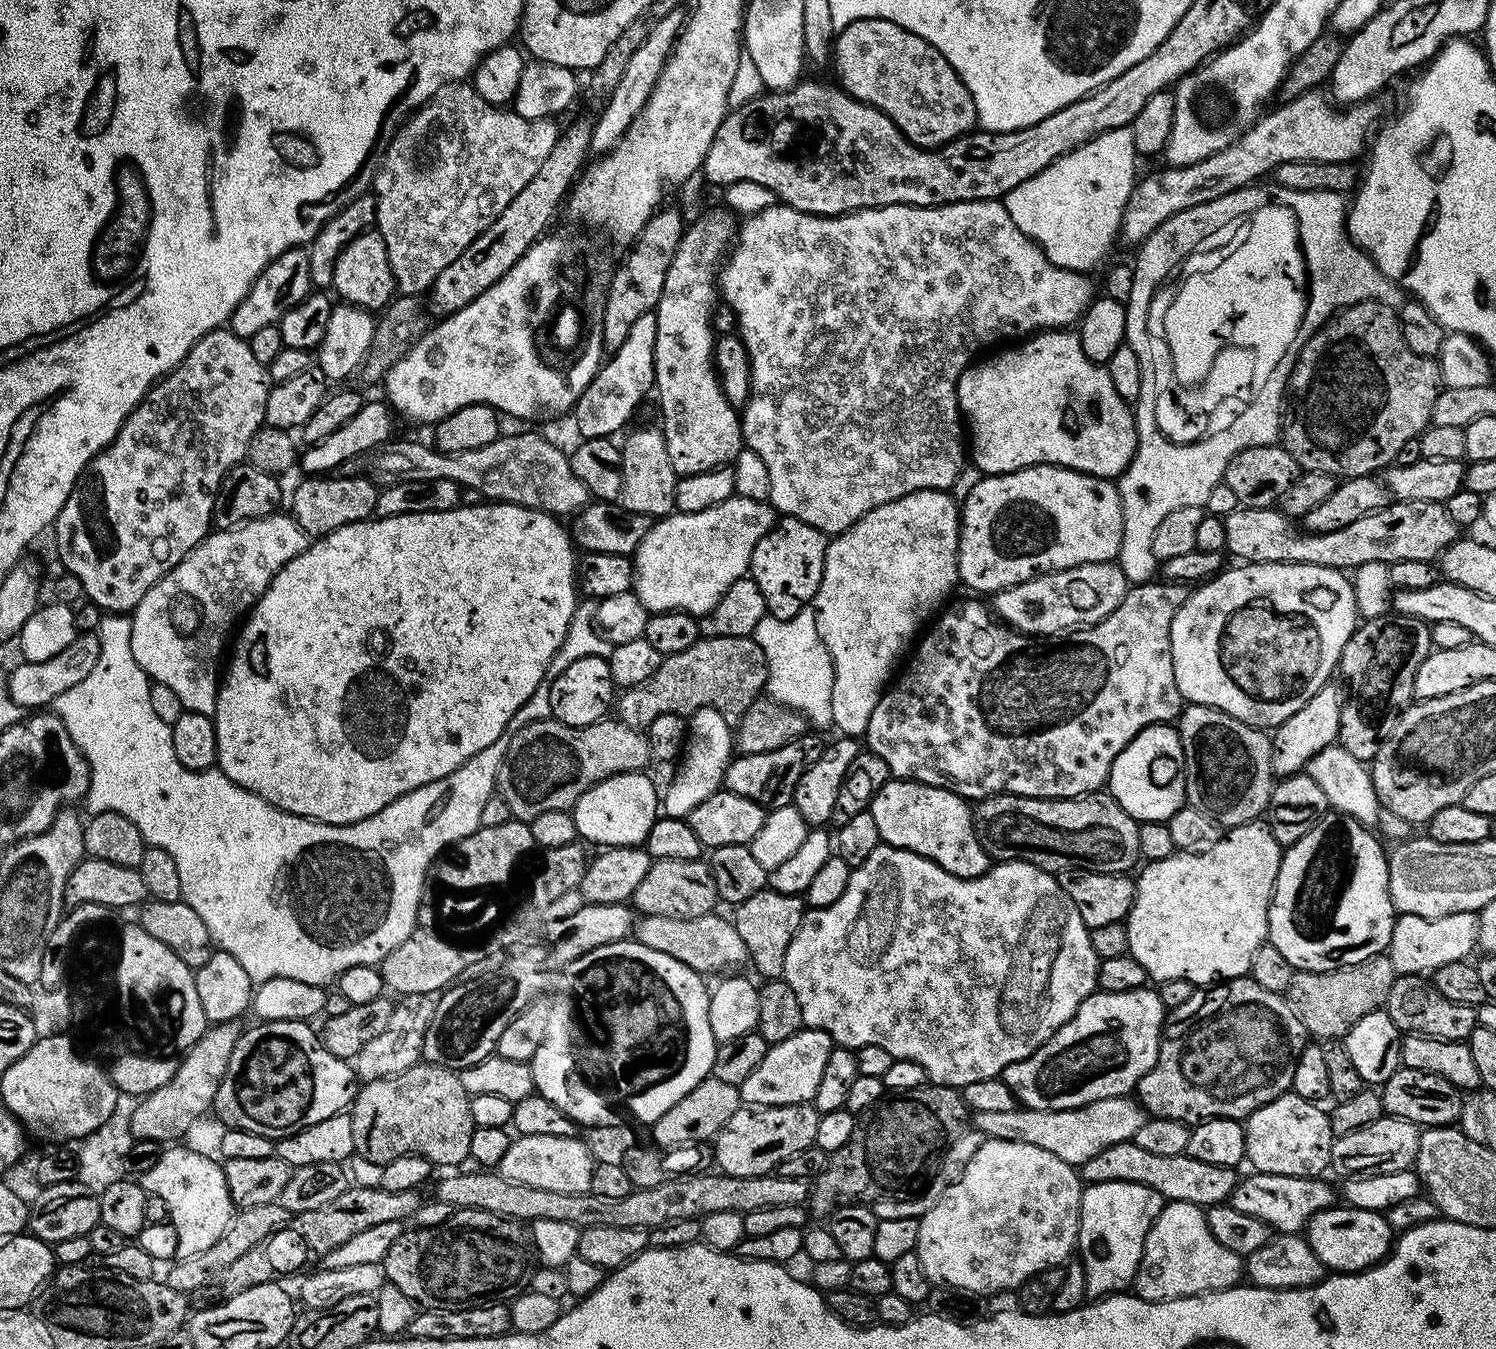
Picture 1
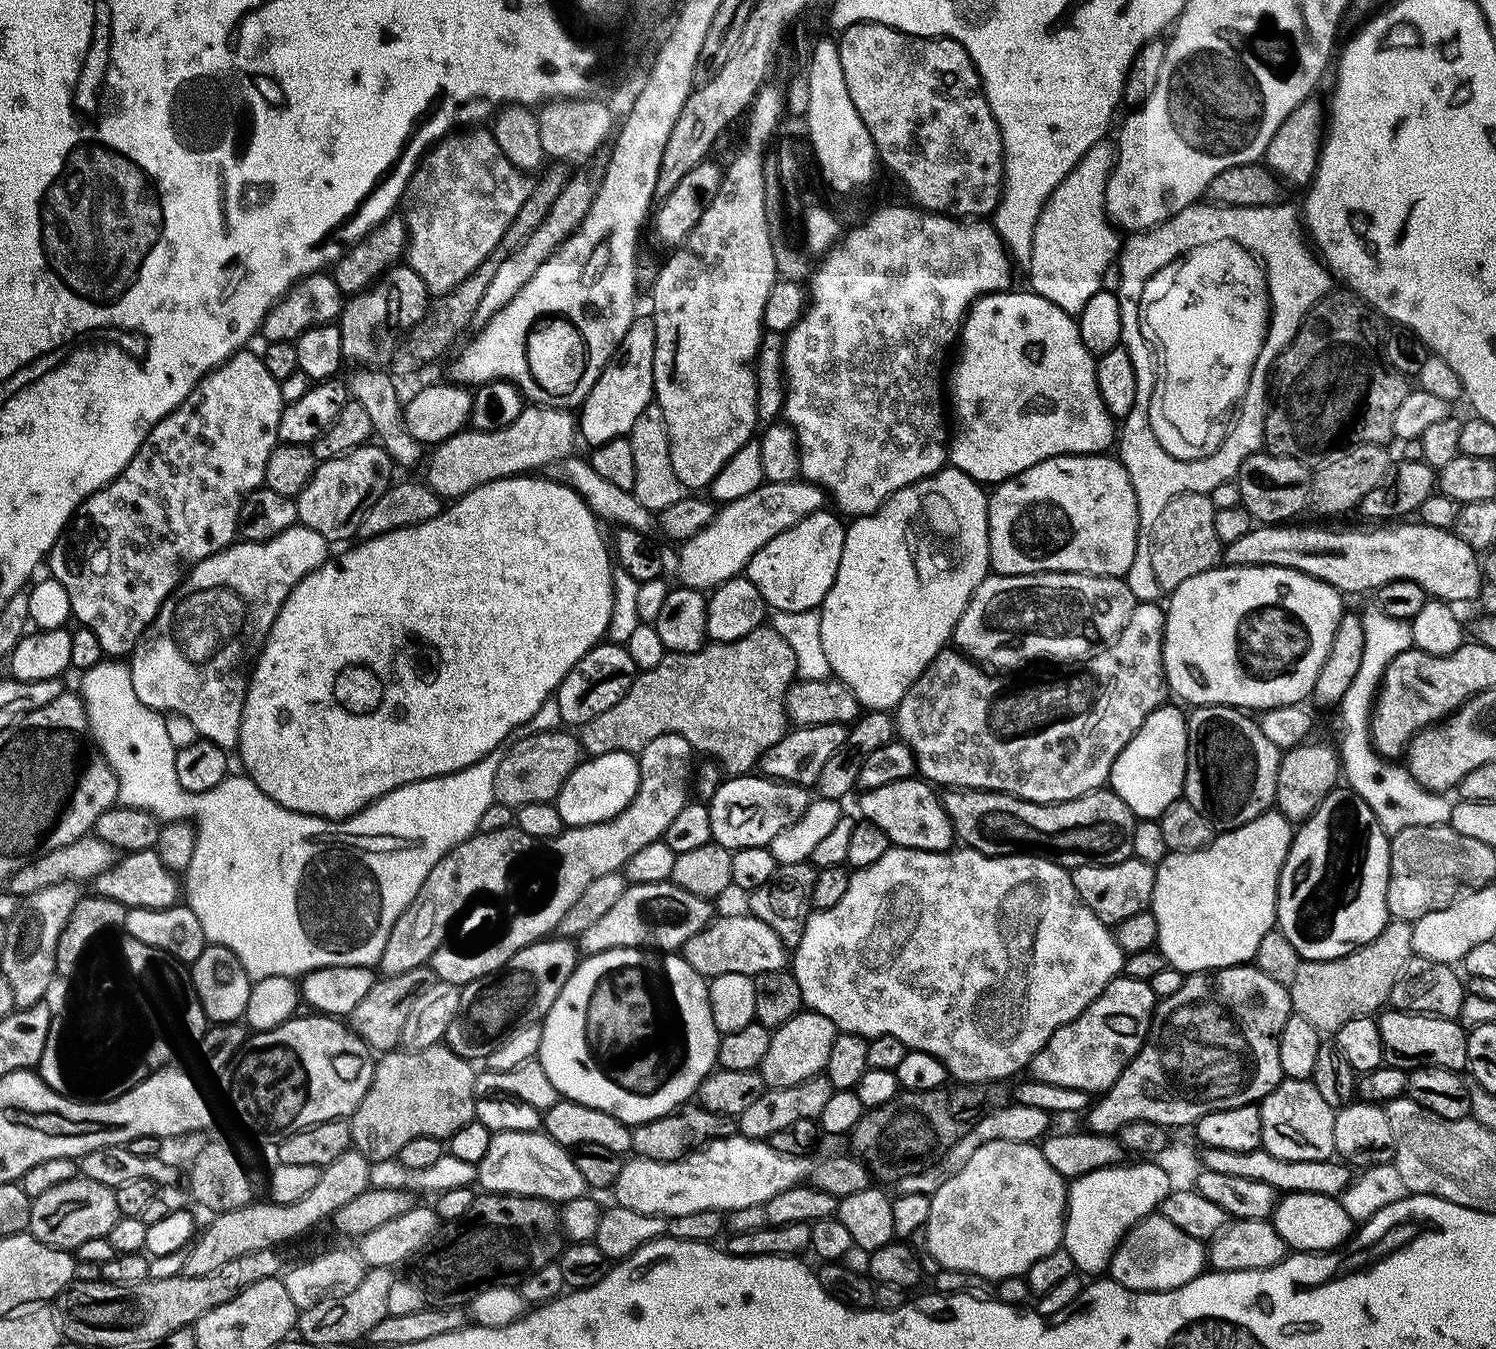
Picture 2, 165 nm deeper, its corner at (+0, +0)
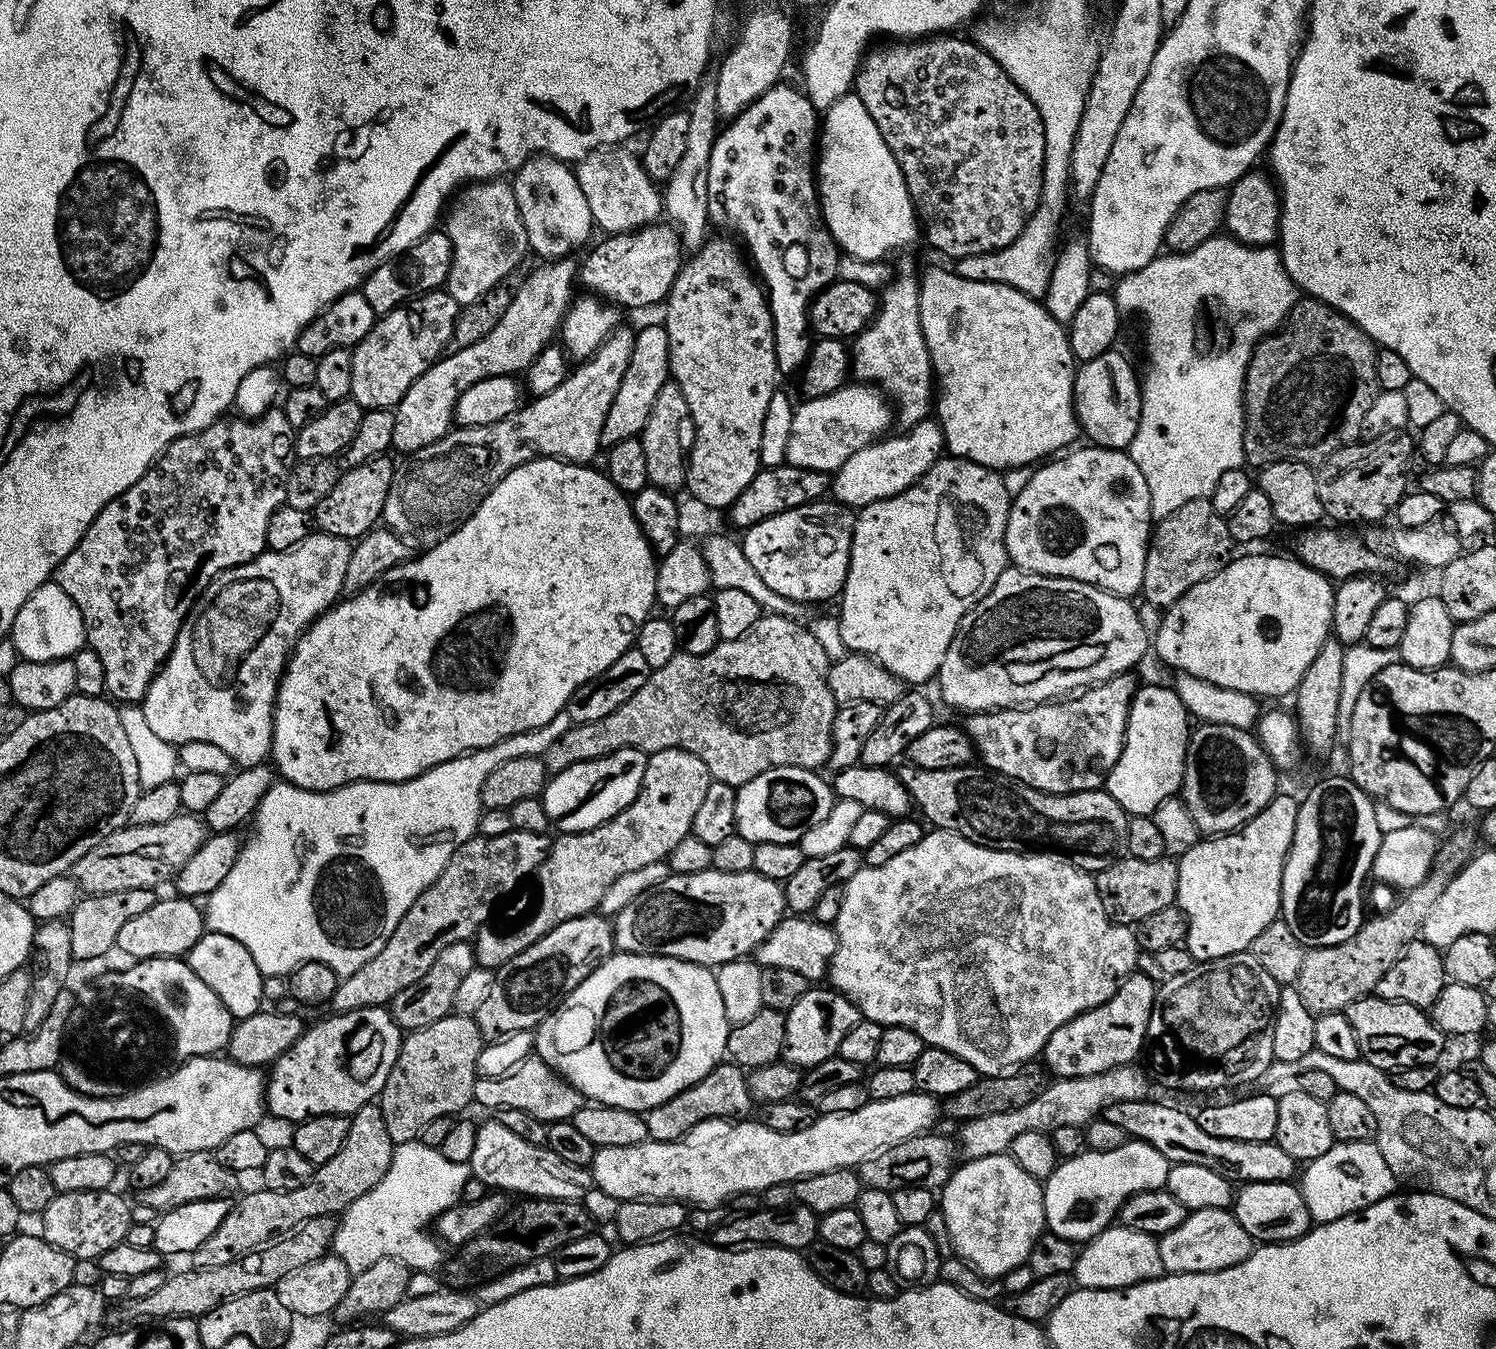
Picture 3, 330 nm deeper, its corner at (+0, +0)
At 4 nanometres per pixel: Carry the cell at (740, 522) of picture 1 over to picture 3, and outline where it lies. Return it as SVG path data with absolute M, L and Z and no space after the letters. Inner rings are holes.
M935 419L923 420L900 435L902 436L877 438L862 450L850 454L850 458L842 462L840 469L831 473L831 499L837 504L845 504L847 508L859 510L882 498L905 492L911 484L917 484L934 467L945 451L944 435Z

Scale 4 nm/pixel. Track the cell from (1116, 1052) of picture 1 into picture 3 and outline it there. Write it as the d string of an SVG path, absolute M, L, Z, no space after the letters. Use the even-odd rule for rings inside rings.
M1137 970L1126 977L1120 989L1106 1002L1058 1026L1058 1030L1050 1034L1042 1053L1045 1069L1056 1078L1100 1076L1111 1068L1133 1063L1148 1039L1150 1010L1154 1006L1156 989L1153 980Z

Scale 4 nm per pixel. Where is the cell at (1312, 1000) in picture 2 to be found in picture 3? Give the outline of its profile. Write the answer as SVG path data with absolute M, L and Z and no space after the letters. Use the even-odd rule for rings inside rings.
M1460 828L1445 844L1443 841L1439 845L1436 863L1429 876L1418 886L1407 889L1401 895L1404 897L1389 912L1384 912L1373 920L1372 917L1365 919L1356 934L1346 942L1338 942L1338 946L1322 946L1305 951L1302 971L1294 986L1298 994L1302 994L1302 1002L1306 1002L1306 1010L1310 1010L1315 1017L1331 1012L1344 1012L1350 1002L1358 1002L1358 998L1375 993L1378 978L1382 978L1382 974L1386 974L1386 970L1390 970L1390 966L1398 962L1408 943L1420 936L1434 902L1442 898L1442 890L1446 890L1452 877L1464 867L1470 853L1477 847L1474 832L1473 836L1470 829Z

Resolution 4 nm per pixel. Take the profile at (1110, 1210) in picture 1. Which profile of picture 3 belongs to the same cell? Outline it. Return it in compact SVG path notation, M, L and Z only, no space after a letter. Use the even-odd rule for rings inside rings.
M1129 1139L1118 1150L1105 1152L1089 1152L1087 1150L1079 1156L1069 1156L1057 1163L1055 1170L1049 1174L1044 1185L1044 1222L1047 1231L1058 1234L1062 1238L1073 1242L1087 1242L1093 1240L1102 1229L1109 1227L1117 1219L1122 1202L1142 1190L1154 1190L1164 1187L1170 1161L1154 1146L1141 1140Z

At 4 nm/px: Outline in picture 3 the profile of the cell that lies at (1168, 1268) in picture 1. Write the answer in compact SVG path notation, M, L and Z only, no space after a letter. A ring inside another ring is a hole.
M1109 1226L1077 1251L1071 1275L1081 1288L1129 1288L1165 1275L1157 1237L1142 1230Z

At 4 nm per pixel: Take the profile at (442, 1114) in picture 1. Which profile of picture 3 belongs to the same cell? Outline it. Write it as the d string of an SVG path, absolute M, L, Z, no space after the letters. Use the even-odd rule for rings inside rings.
M455 1014L443 1016L438 1022L430 1022L430 1026L422 1026L401 1039L398 1058L378 1097L382 1122L386 1124L386 1134L390 1134L393 1145L417 1139L426 1122L443 1116L455 1117L460 1114L456 1112L473 1103L472 1091L477 1078L476 1062L485 1043L485 1038L472 1016Z

